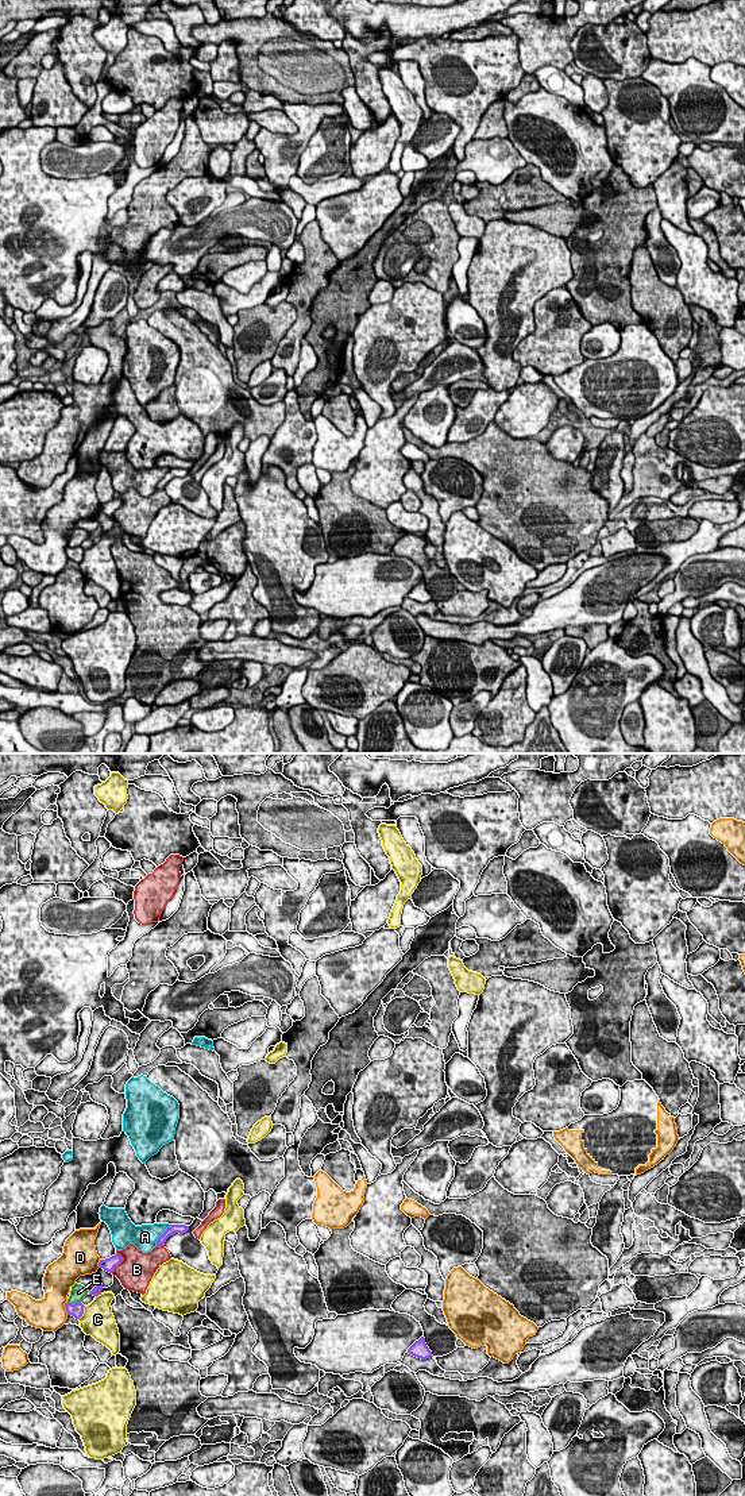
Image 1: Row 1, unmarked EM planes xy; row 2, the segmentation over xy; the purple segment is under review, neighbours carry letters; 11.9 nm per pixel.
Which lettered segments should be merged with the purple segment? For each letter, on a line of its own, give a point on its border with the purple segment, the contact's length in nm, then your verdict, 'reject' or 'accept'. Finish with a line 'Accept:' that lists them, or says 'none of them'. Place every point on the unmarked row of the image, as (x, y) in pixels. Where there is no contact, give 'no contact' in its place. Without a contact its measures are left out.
A: xy (161, 479) | 320 nm | accept
B: xy (120, 505) | 260 nm | reject
C: xy (83, 556) | 190 nm | reject
D: xy (65, 551) | 160 nm | reject
E: xy (74, 547) | 160 nm | reject
Accept: A

